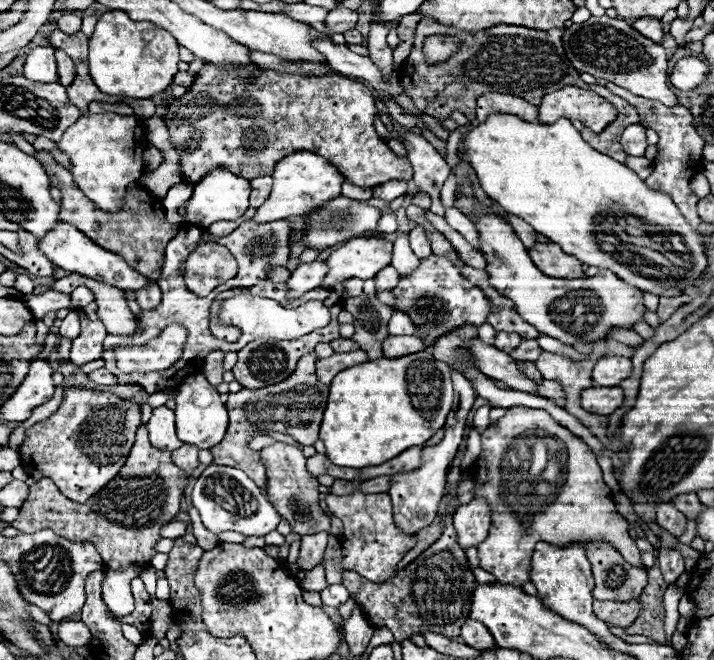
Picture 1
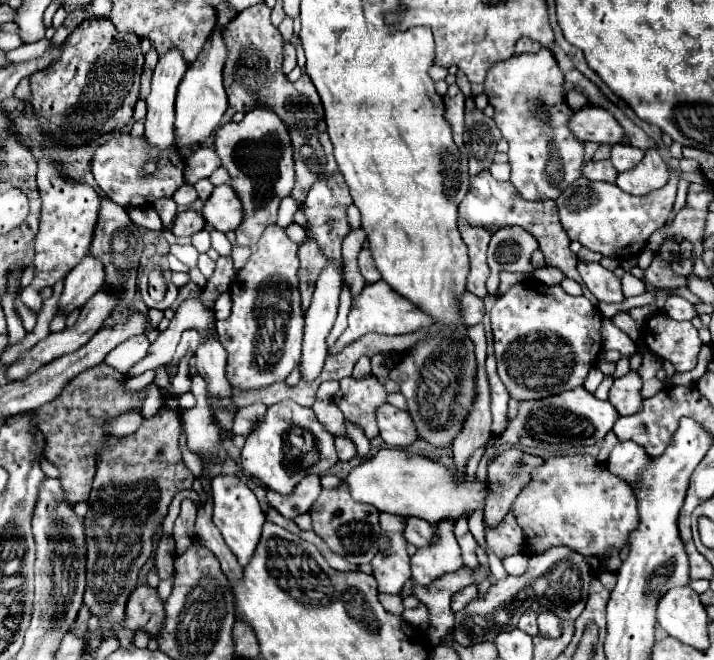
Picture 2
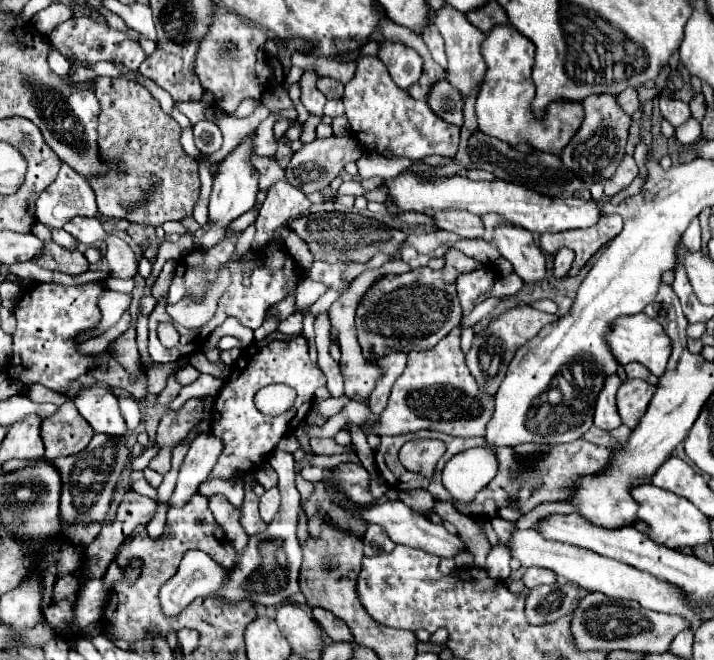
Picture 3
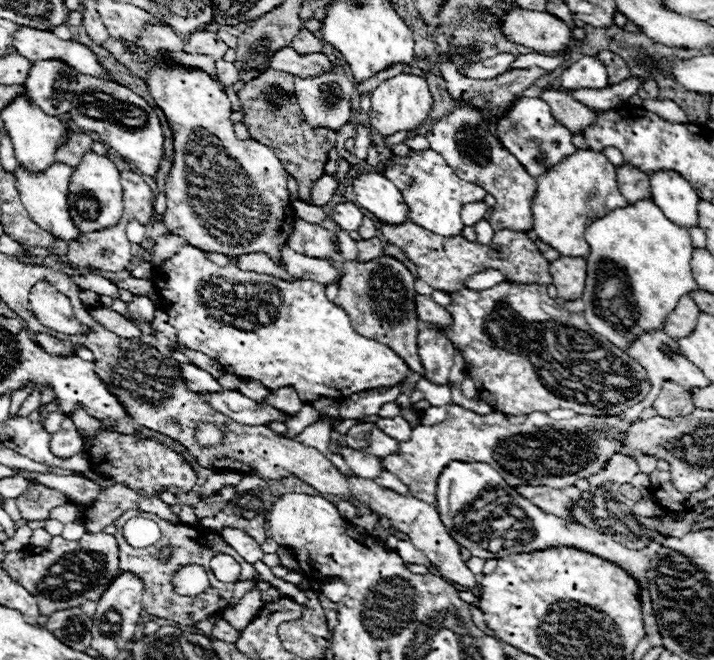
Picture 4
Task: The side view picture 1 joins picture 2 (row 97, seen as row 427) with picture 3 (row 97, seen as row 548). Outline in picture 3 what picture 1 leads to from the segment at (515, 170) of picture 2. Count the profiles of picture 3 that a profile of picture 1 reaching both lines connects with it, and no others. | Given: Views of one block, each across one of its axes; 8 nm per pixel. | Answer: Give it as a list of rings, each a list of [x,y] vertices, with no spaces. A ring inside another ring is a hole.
[[[494,26],[482,44],[482,56],[486,60],[486,74],[476,100],[478,130],[508,144],[518,144],[524,140],[540,152],[554,154],[562,150],[582,124],[584,110],[582,104],[553,102],[541,120],[532,116],[530,102],[534,100],[534,44],[526,36],[518,34],[518,30],[512,26]],[[626,88],[624,92],[620,92],[618,96],[618,104],[626,110],[626,114],[634,114],[640,106],[640,100],[638,100],[638,90],[636,88]]]

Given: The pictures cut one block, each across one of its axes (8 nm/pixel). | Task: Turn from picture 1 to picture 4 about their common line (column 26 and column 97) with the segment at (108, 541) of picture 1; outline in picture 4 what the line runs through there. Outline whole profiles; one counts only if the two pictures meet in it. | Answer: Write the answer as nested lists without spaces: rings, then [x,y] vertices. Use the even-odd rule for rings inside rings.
[[[114,484],[114,486],[104,486],[98,494],[98,498],[84,508],[82,522],[90,534],[102,532],[106,526],[110,526],[122,512],[126,510],[142,510],[142,512],[152,512],[172,524],[178,524],[178,516],[170,510],[166,502],[160,498],[152,496],[140,496],[138,492],[130,490],[124,484]]]

